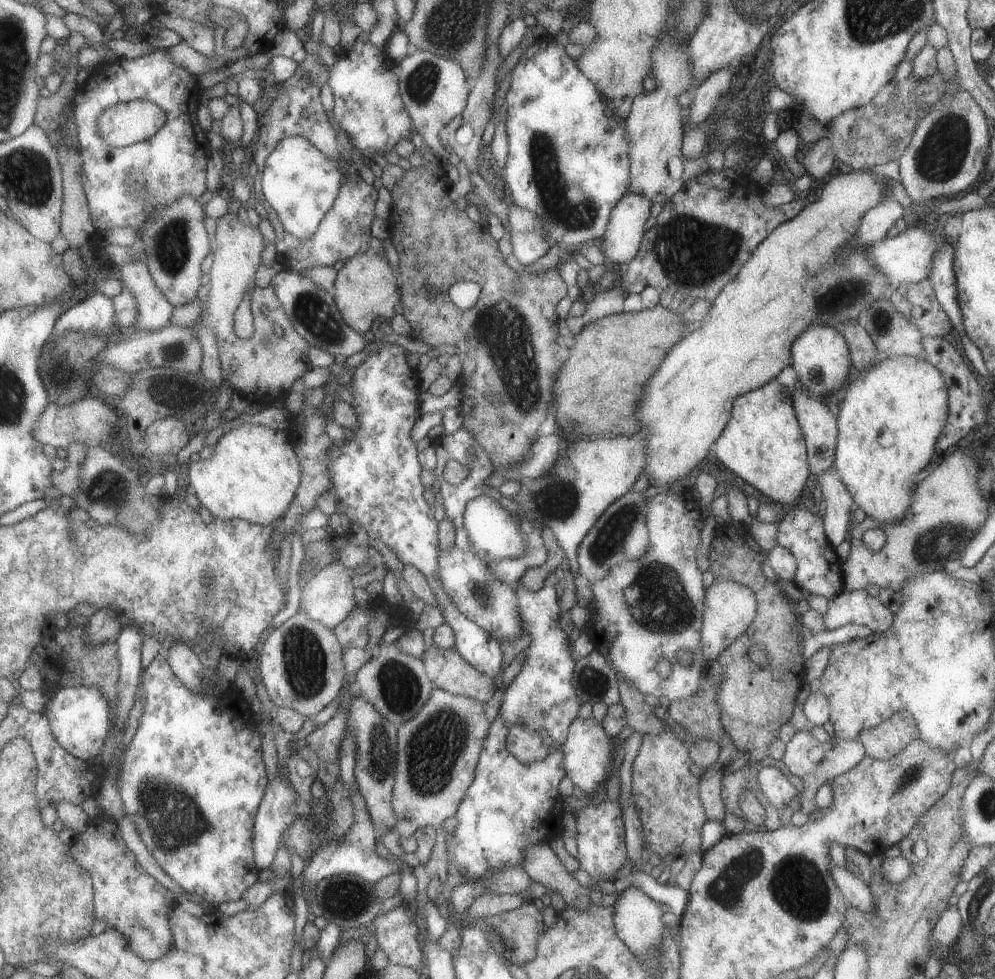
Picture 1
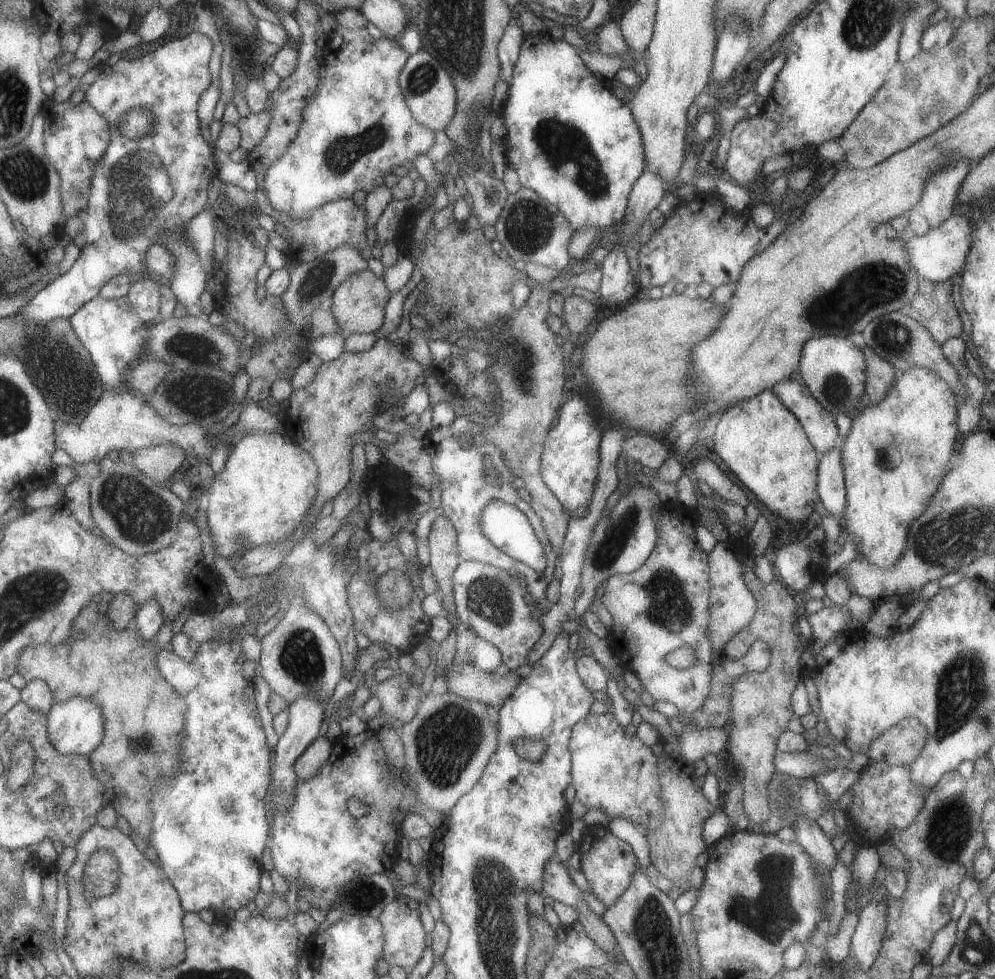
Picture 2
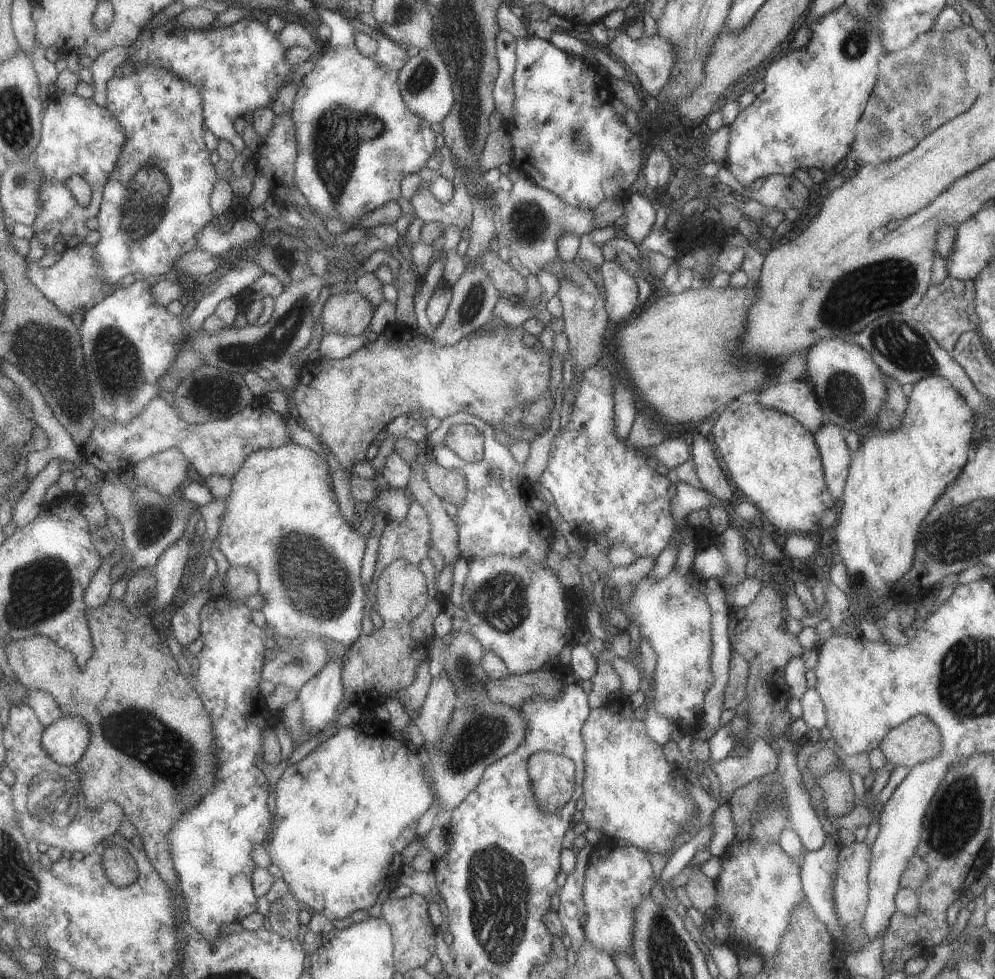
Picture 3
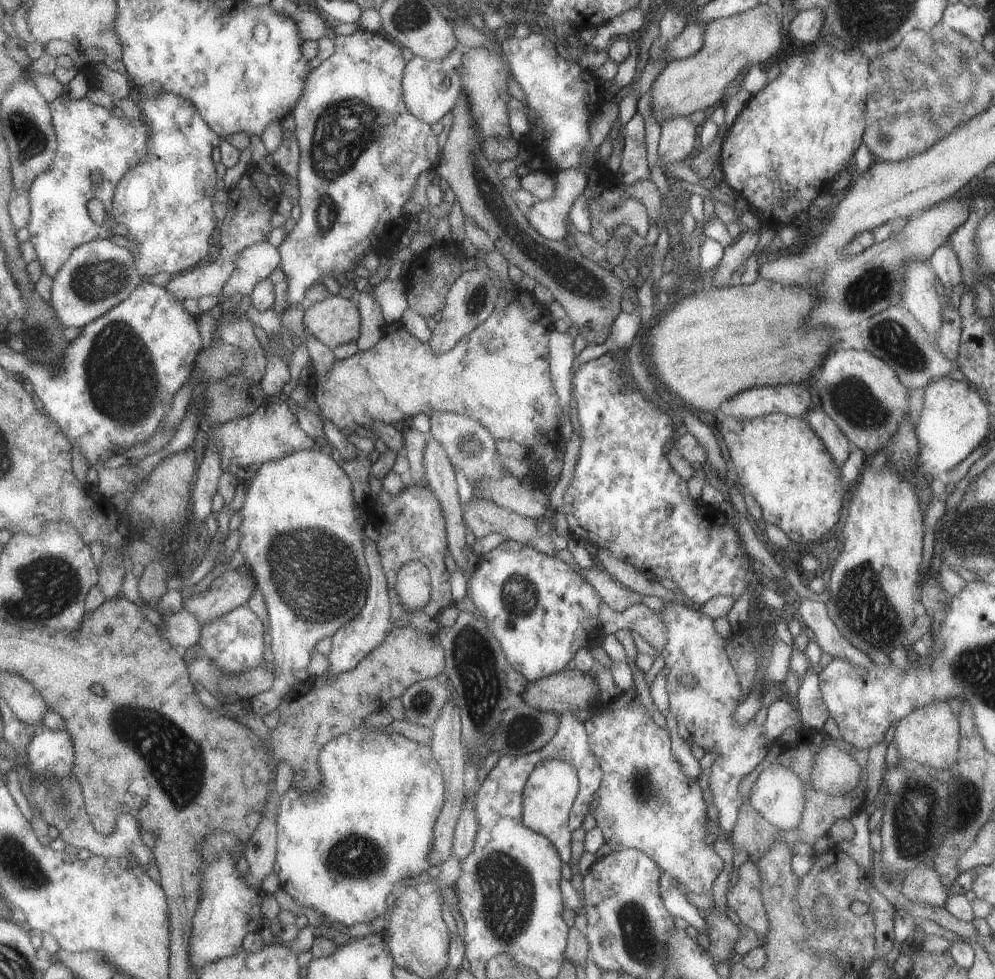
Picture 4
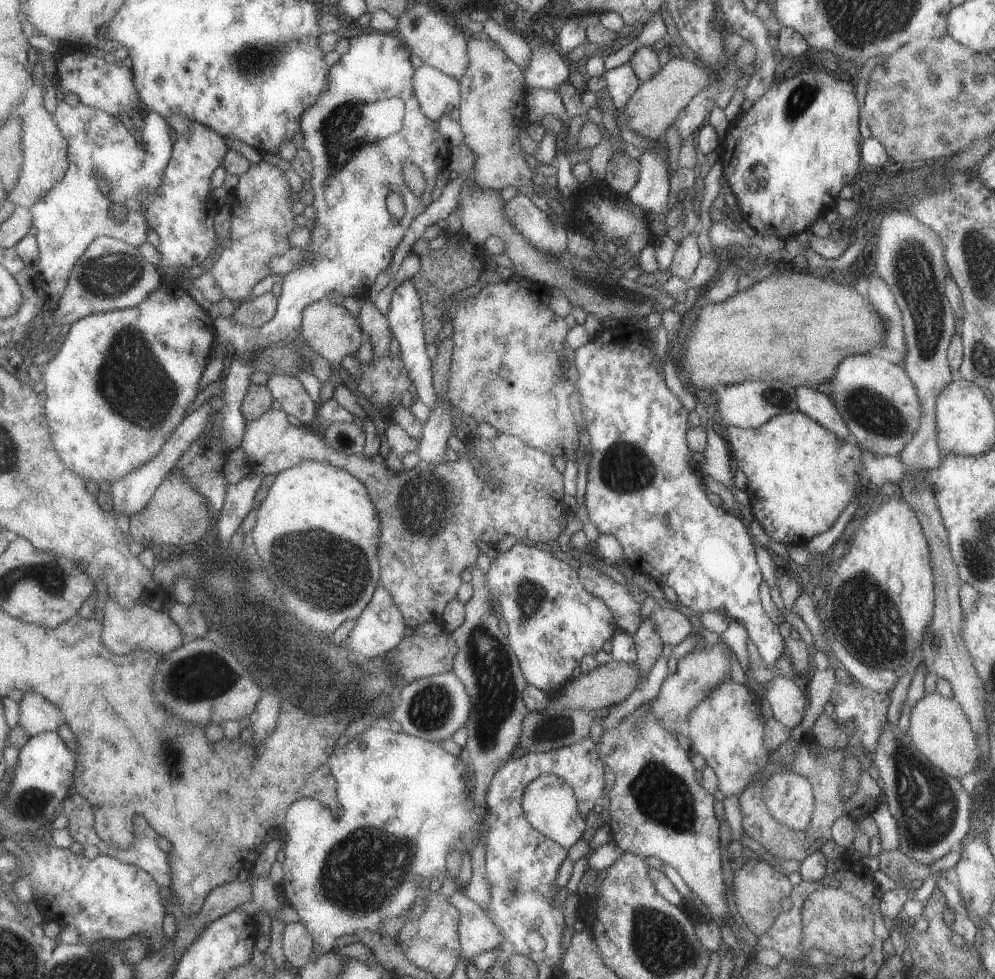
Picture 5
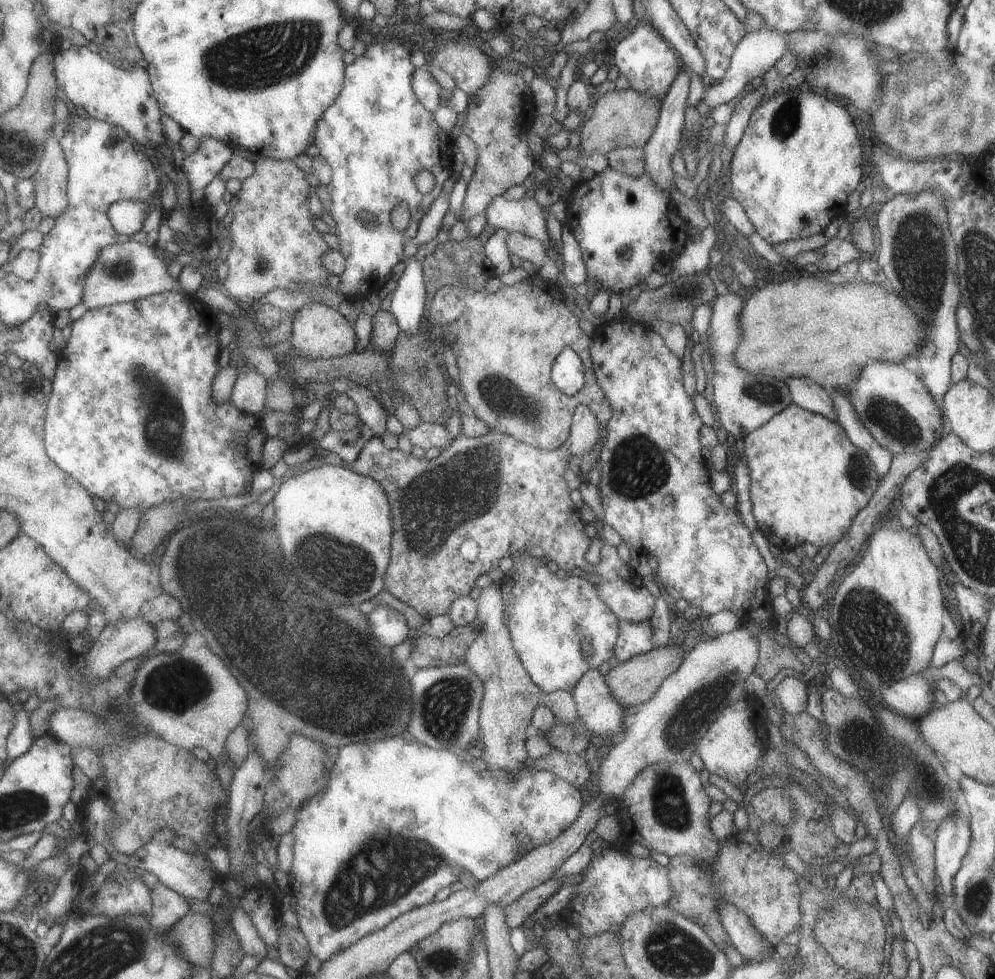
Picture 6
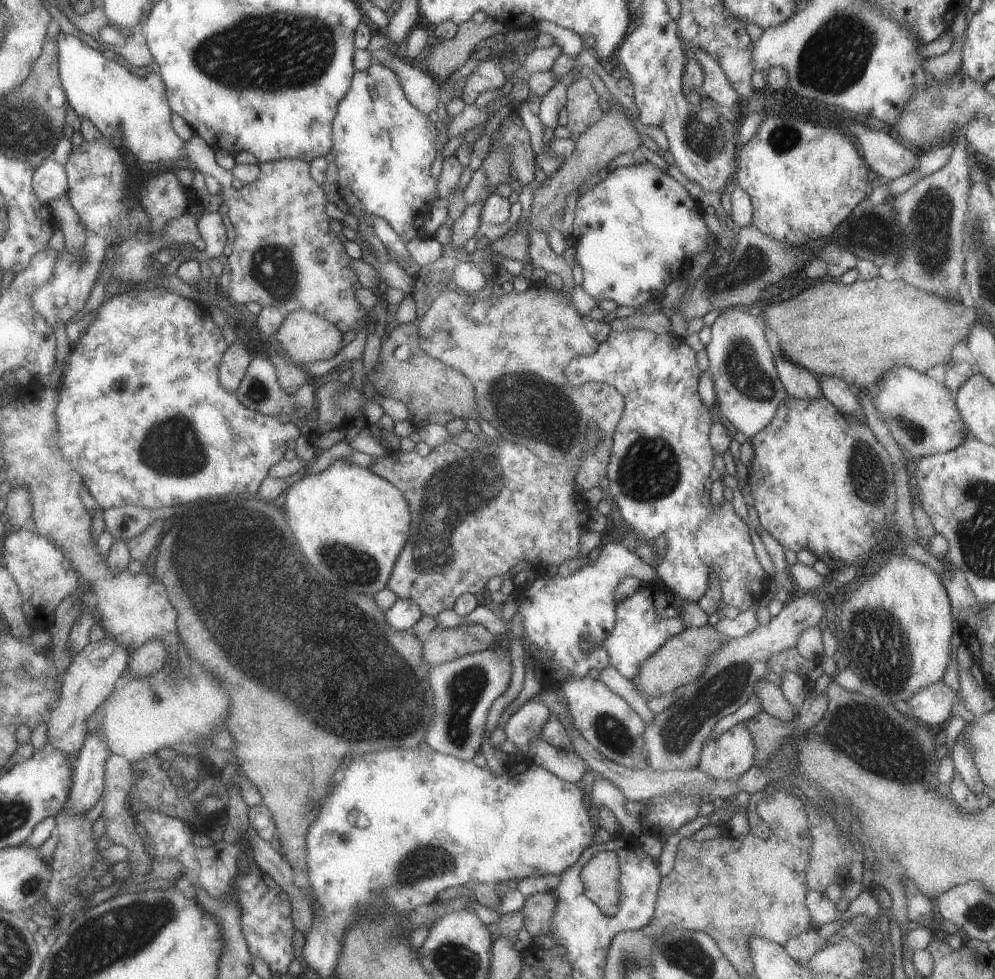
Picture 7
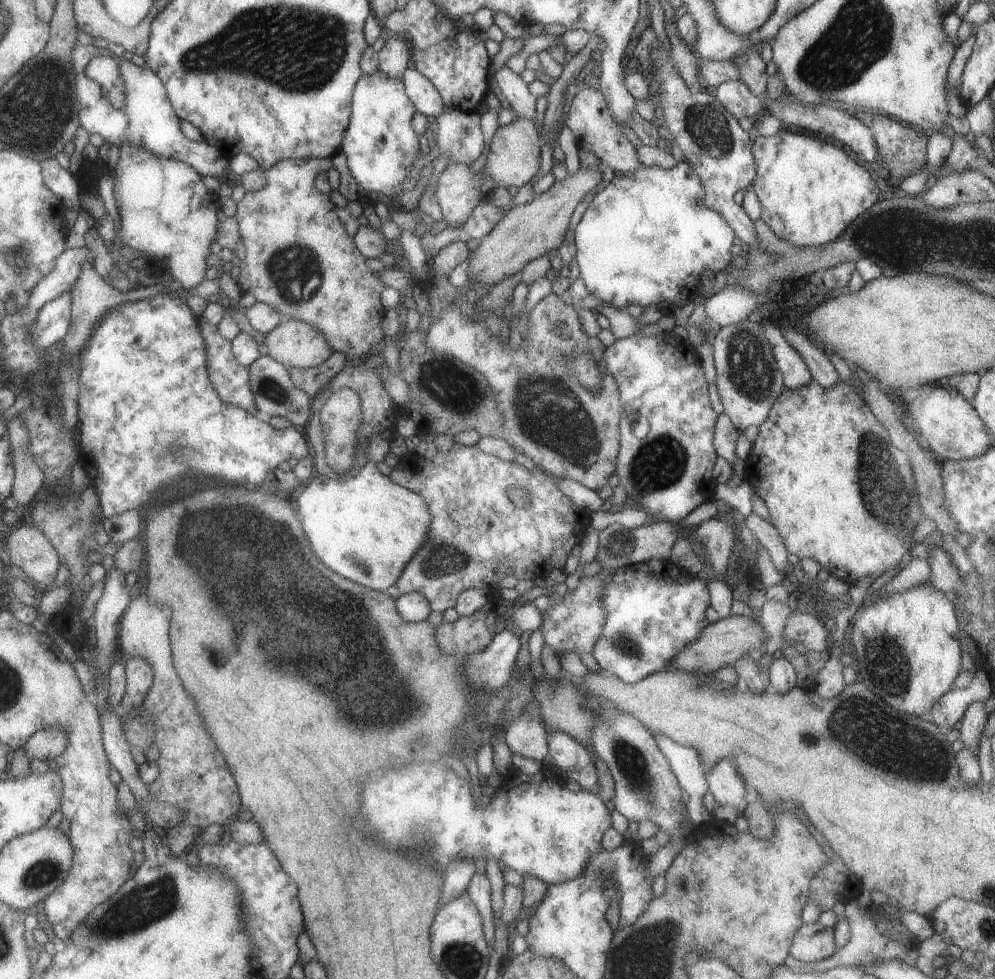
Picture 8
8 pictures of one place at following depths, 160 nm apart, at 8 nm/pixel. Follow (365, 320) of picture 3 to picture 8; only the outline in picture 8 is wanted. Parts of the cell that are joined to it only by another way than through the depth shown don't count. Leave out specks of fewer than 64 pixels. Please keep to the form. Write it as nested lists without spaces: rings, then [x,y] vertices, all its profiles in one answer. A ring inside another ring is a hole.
[[[285,318],[273,332],[265,335],[272,358],[285,367],[309,369],[327,362],[334,354],[326,335],[303,320]]]

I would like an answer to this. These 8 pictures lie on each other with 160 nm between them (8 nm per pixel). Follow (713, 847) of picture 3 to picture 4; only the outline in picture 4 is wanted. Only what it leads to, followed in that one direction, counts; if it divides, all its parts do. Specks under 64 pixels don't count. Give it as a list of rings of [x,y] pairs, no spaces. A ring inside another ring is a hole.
[[[664,602],[666,608],[658,615],[665,625],[667,640],[658,654],[663,656],[664,666],[668,669],[665,683],[668,708],[676,719],[679,737],[689,746],[715,752],[715,766],[707,774],[708,783],[719,812],[719,830],[728,836],[735,824],[738,808],[744,802],[738,784],[765,758],[771,742],[763,725],[756,725],[752,719],[738,725],[734,719],[736,706],[743,702],[744,696],[738,676],[724,651],[723,639],[713,628],[713,621],[694,606]],[[685,674],[692,675],[694,687],[678,683],[679,677]]]

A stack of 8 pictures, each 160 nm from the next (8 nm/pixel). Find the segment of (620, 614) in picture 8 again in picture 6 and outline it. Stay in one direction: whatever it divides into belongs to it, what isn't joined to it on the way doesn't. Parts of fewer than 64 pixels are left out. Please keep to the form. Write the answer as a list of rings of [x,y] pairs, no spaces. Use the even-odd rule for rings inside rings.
[[[649,620],[638,622],[619,621],[613,655],[619,663],[652,650],[652,627]]]

